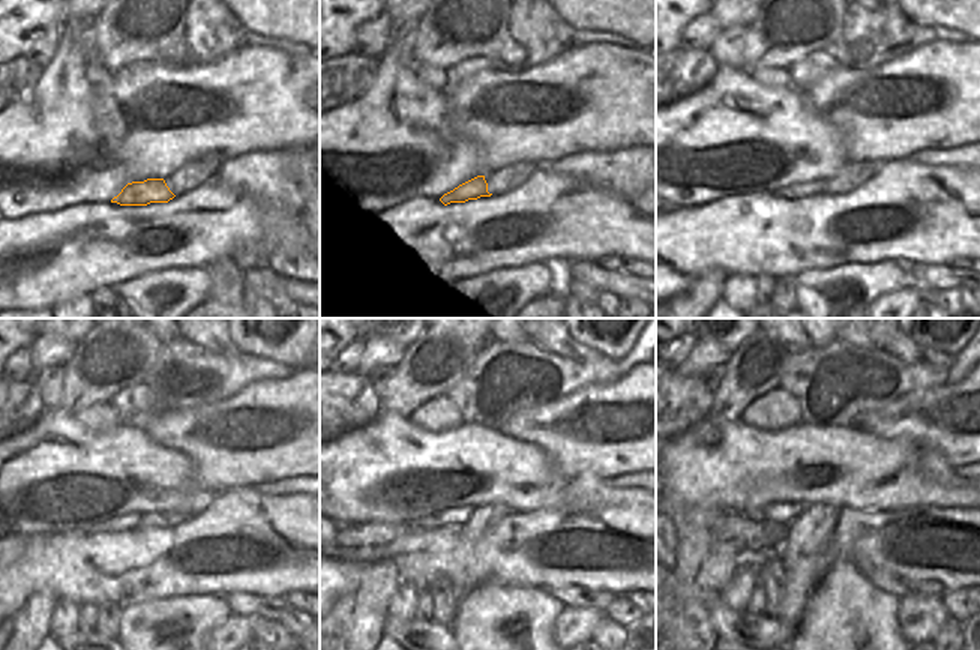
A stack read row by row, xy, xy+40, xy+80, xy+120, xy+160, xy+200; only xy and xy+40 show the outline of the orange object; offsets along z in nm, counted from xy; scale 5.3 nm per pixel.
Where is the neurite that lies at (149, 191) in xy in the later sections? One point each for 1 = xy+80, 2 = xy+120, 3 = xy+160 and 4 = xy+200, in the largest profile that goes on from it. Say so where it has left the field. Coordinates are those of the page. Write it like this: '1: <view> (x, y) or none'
1: xy+80 (803, 189)
2: xy+120 (125, 523)
3: xy+160 (452, 517)
4: xy+200 (779, 512)

